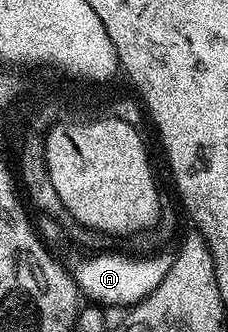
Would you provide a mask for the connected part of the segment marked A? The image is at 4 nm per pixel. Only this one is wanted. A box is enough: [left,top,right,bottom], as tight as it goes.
[35,215,174,307]

